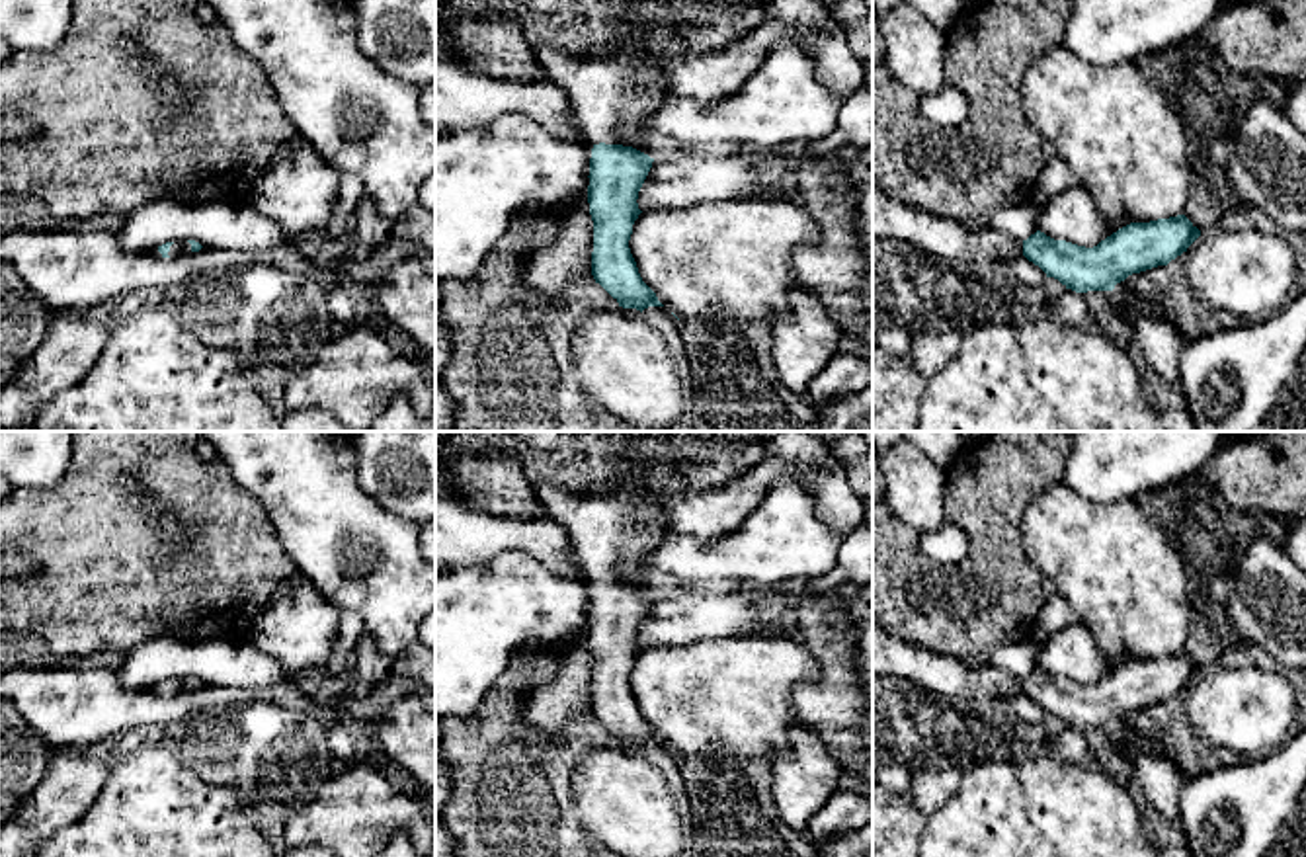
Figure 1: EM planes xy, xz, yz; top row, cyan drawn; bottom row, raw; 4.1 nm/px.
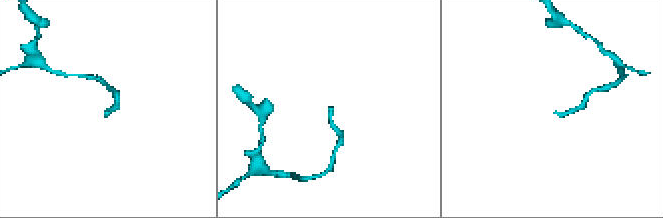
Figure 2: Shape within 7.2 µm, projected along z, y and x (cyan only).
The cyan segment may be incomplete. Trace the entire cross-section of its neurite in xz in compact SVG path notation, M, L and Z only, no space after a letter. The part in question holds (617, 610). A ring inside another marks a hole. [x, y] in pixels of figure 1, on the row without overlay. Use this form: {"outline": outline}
{"outline": "M613 482L592 492L535 486L549 519L564 527L593 580L588 640L593 658L592 713L623 746L664 744L642 718L629 677L642 650L638 629L654 595L621 580L644 568L666 541L662 508L644 488Z"}

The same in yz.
{"outline": "M873 623L873 675L902 677L923 693L980 709L1000 709L1013 695L1025 693L1046 714L1076 730L1113 728L1117 720L1187 689L1201 668L1185 654L1130 660L1093 685L1054 677L1037 668L1019 679L986 664L966 666L900 640Z"}

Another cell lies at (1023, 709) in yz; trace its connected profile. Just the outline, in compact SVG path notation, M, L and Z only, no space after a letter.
M1025 693L1007 699L1003 703L1003 713L1025 724L1039 724L1046 716L1046 711L1039 703L1029 699Z

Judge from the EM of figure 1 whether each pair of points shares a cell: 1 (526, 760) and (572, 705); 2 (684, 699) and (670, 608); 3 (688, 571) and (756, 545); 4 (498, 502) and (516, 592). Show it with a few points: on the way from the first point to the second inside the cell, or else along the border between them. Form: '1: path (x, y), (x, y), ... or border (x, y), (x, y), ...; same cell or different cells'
1: border (524, 705), (526, 719), (553, 736), (588, 713); different cells
2: border (721, 637), (643, 649); different cells
3: path (705, 563), (738, 557); same cell
4: border (457, 498), (494, 516), (545, 520); different cells

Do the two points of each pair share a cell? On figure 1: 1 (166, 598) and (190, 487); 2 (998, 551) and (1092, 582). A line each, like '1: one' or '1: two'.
1: one
2: two

